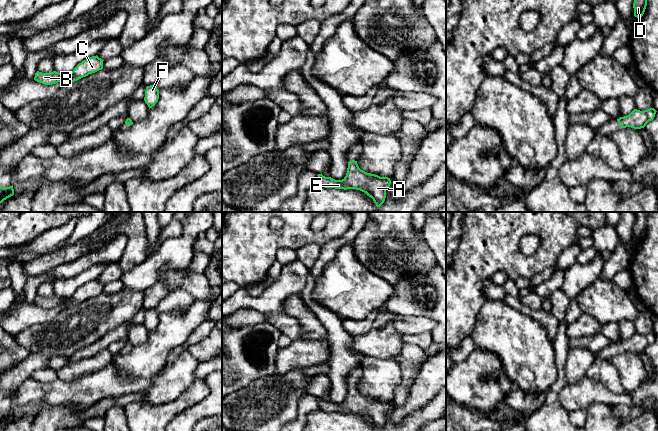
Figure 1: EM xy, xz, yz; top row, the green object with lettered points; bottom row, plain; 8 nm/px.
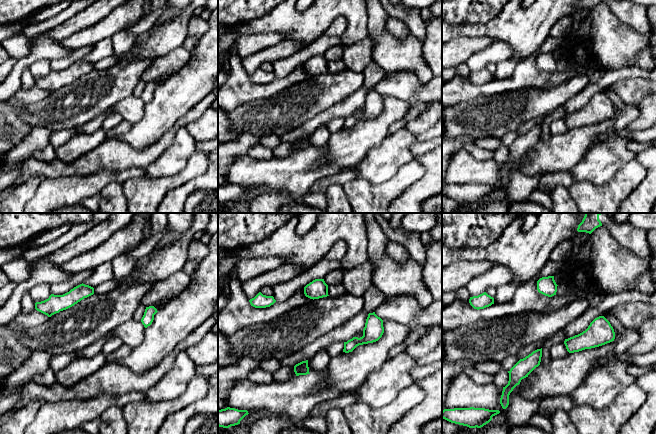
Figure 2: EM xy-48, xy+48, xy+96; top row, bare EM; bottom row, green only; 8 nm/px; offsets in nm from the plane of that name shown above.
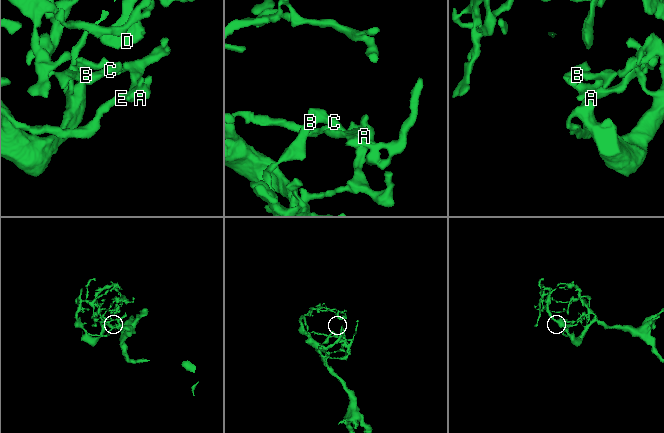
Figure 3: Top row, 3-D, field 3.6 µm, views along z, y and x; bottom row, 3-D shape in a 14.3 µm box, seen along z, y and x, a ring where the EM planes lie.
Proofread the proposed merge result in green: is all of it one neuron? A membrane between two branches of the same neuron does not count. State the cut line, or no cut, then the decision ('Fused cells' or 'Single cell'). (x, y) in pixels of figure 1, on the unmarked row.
No split. Single cell

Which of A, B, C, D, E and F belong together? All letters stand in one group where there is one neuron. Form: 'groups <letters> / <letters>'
groups A B C D E F

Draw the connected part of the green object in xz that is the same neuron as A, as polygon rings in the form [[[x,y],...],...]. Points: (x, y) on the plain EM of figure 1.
[[[349,385],[346,400],[342,404],[335,404],[318,398],[319,408],[325,412],[356,413],[371,421],[377,431],[380,431],[386,422],[386,414],[391,408],[388,401],[380,401],[361,394],[357,385]]]

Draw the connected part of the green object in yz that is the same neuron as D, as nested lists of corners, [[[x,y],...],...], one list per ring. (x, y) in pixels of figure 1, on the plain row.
[[[636,212],[636,220],[633,227],[634,240],[641,242],[647,230],[647,212]]]

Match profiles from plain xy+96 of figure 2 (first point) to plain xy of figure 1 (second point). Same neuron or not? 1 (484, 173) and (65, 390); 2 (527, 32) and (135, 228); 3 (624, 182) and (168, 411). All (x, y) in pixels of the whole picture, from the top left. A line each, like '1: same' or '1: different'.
1: same
2: same
3: same

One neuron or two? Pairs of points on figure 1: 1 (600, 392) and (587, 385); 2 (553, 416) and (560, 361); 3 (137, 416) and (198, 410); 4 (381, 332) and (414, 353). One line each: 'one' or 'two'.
1: one
2: one
3: two
4: two

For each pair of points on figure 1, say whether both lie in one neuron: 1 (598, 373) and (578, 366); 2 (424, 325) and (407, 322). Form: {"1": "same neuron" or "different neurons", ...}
{"1": "different neurons", "2": "same neuron"}

